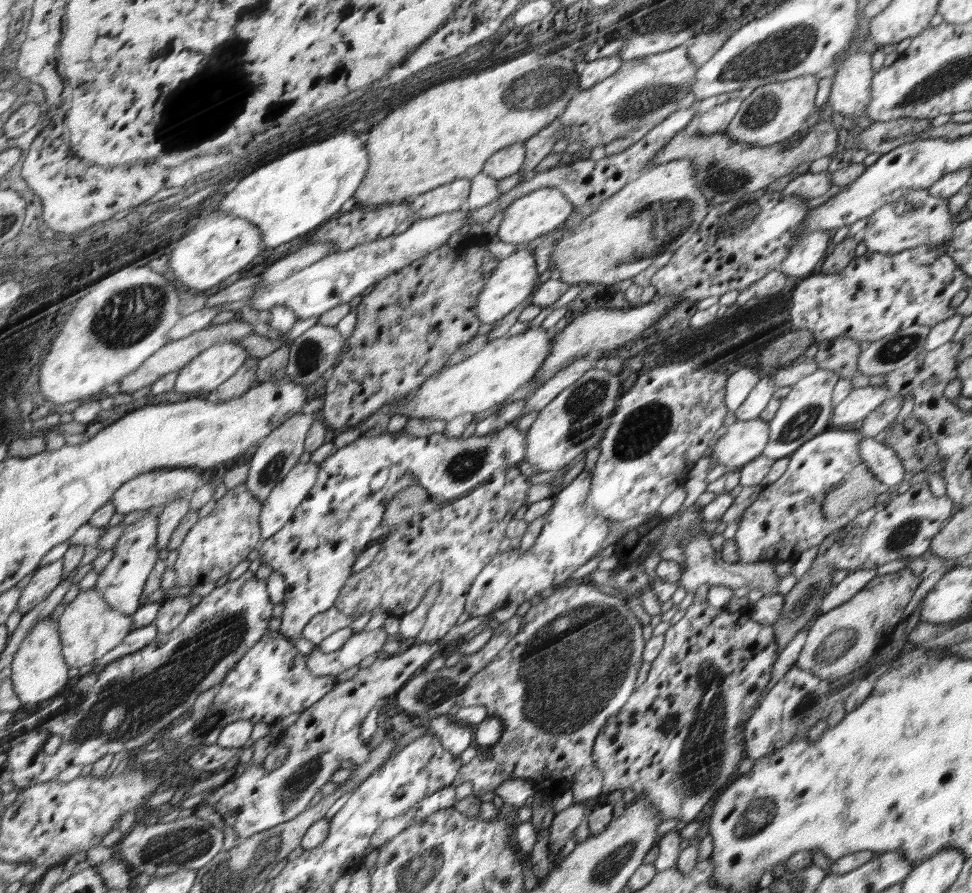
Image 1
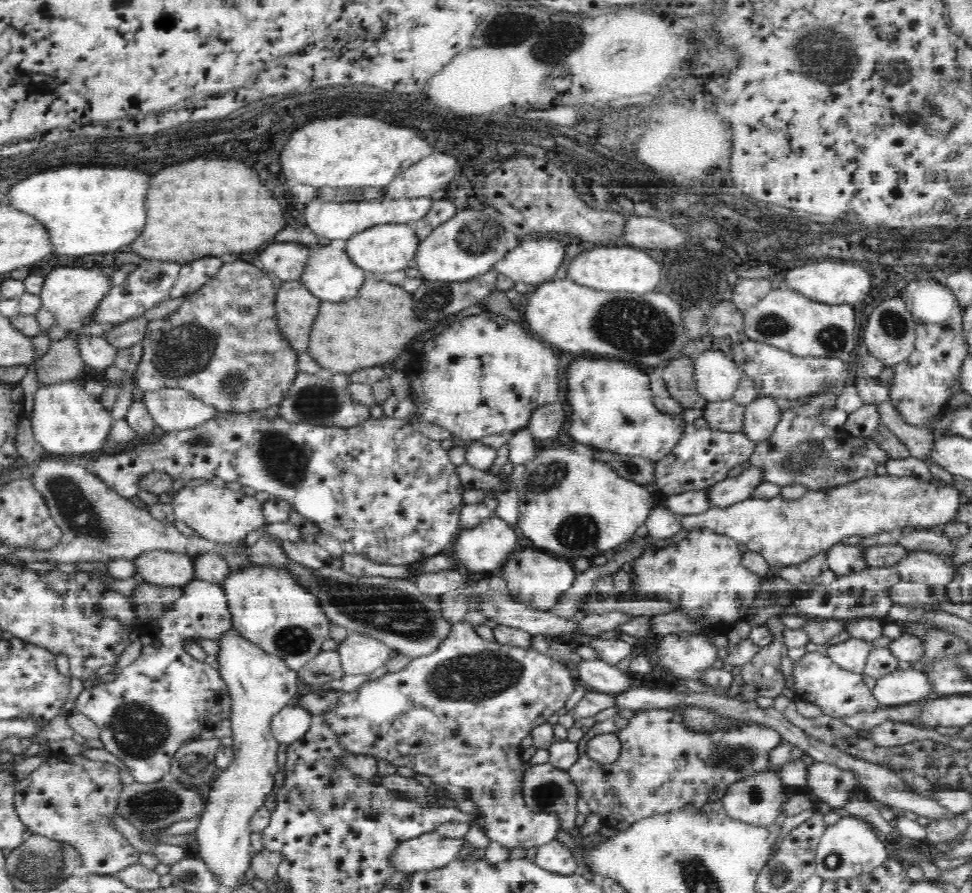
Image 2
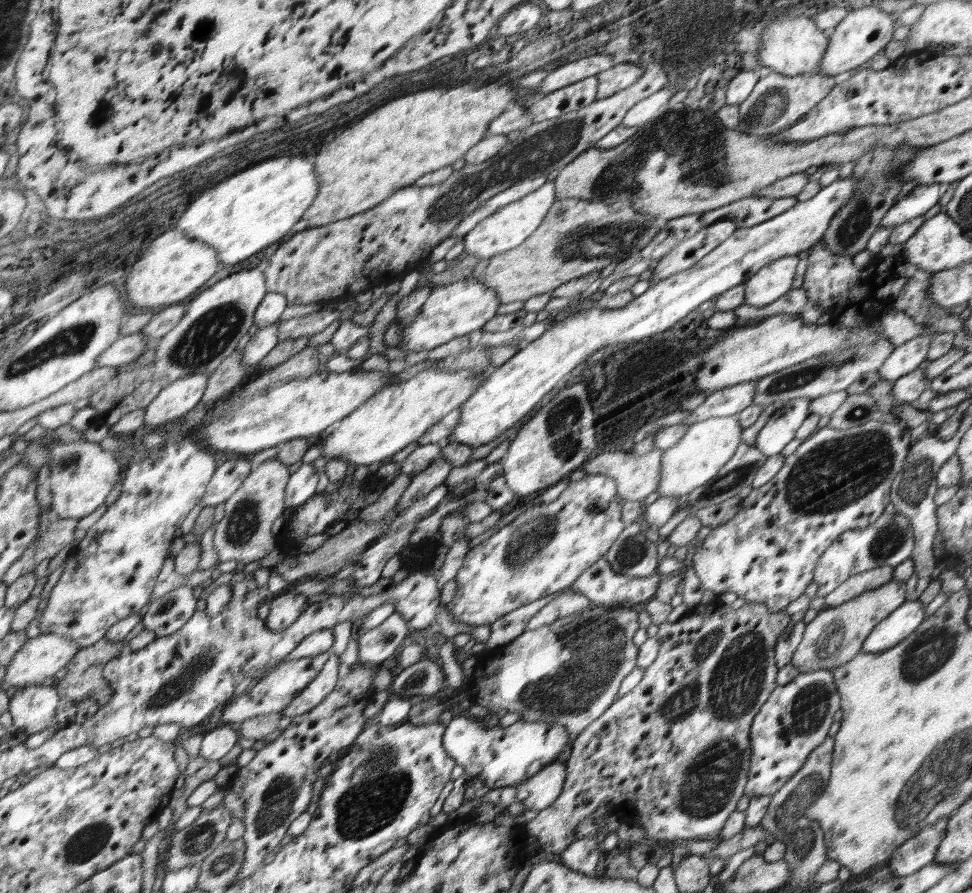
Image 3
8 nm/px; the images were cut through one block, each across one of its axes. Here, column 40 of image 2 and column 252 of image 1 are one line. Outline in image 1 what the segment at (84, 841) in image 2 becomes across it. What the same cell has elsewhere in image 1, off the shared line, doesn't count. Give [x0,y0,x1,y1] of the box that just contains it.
[195,614,488,840]

